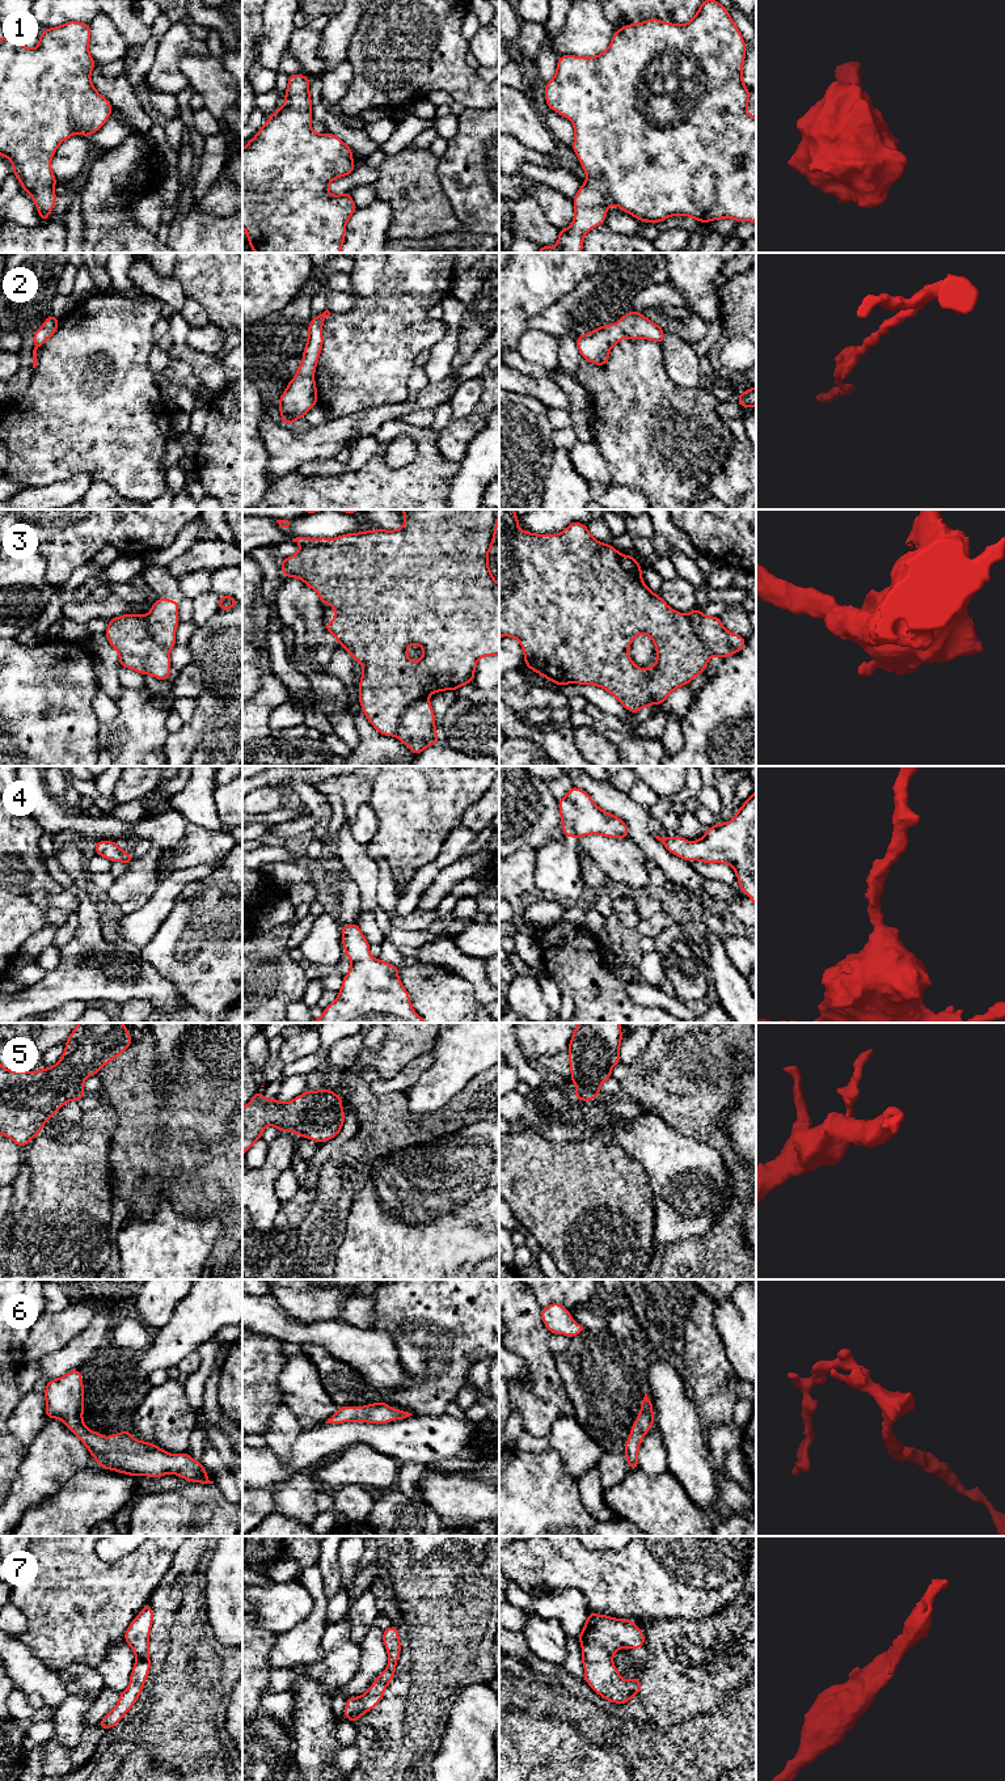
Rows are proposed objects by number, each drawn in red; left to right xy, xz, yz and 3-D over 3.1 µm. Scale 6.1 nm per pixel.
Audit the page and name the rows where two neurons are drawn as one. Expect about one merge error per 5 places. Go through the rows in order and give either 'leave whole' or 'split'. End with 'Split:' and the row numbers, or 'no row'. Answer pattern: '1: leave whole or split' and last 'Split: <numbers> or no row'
1: leave whole
2: leave whole
3: split
4: leave whole
5: leave whole
6: leave whole
7: leave whole
Split: 3

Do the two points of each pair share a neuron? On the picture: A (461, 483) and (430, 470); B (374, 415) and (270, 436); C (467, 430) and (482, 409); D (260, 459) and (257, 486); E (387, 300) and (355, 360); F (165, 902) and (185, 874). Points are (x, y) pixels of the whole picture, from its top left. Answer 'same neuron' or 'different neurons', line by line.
A: different neurons
B: same neuron
C: same neuron
D: same neuron
E: same neuron
F: same neuron

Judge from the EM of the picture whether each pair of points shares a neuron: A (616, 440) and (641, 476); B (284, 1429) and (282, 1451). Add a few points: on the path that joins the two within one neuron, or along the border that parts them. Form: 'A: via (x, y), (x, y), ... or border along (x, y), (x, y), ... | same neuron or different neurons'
A: via (625, 449), (641, 466) | same neuron
B: via (282, 1434), (282, 1446) | same neuron

